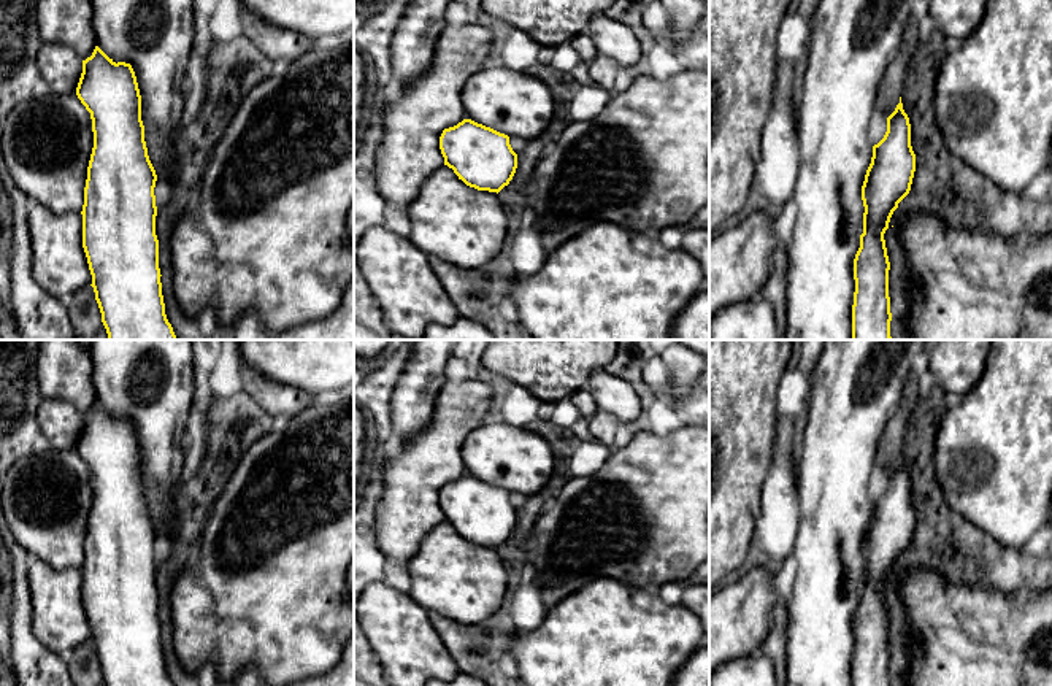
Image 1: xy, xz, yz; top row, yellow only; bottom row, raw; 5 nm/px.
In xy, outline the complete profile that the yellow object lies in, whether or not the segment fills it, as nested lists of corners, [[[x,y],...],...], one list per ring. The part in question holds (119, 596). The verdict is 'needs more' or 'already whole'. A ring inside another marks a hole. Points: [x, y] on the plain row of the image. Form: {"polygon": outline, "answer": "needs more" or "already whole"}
{"polygon": [[[98,402],[83,416],[76,451],[90,468],[94,503],[83,561],[83,603],[106,686],[173,686],[165,670],[155,591],[155,526],[141,476],[141,451],[130,419],[114,418]]], "answer": "already whole"}

